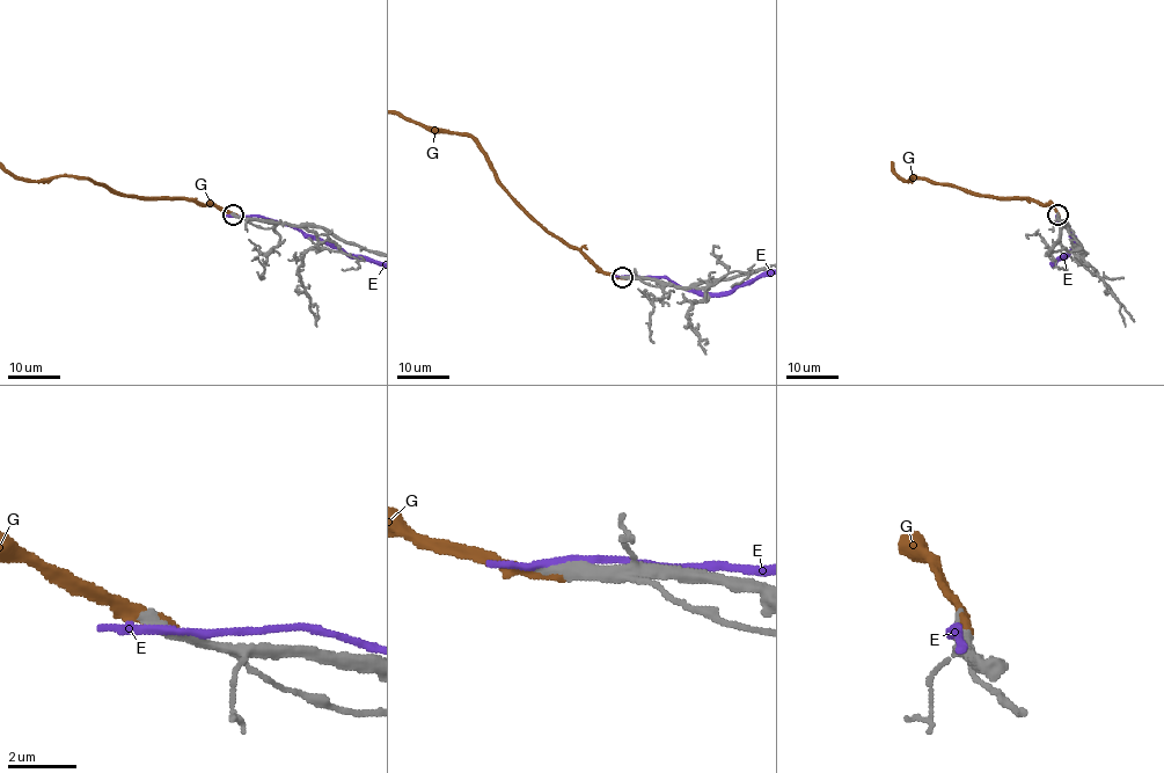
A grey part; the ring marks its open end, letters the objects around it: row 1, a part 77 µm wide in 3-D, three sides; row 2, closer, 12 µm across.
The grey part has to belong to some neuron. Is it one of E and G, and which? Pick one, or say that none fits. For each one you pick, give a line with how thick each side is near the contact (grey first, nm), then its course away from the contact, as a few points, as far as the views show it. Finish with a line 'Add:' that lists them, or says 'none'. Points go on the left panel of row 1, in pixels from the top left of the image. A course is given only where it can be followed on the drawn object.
G: 400/400 nm
Add: G

